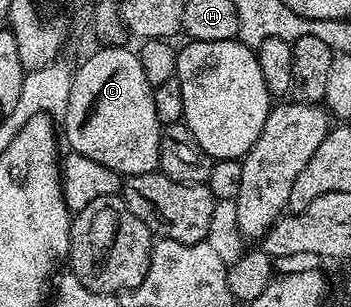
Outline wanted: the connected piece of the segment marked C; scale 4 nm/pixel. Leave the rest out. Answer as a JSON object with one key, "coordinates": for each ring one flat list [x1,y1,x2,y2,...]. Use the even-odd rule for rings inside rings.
{"coordinates":[[128,45,101,46,81,67,74,69,70,99,63,117,65,138,69,141,68,149,79,156,88,156,90,160,95,160,122,176,151,174,158,169,163,129,159,116,155,116,154,87,147,80,147,72,143,72,140,57,134,51,132,54,129,49]]}

